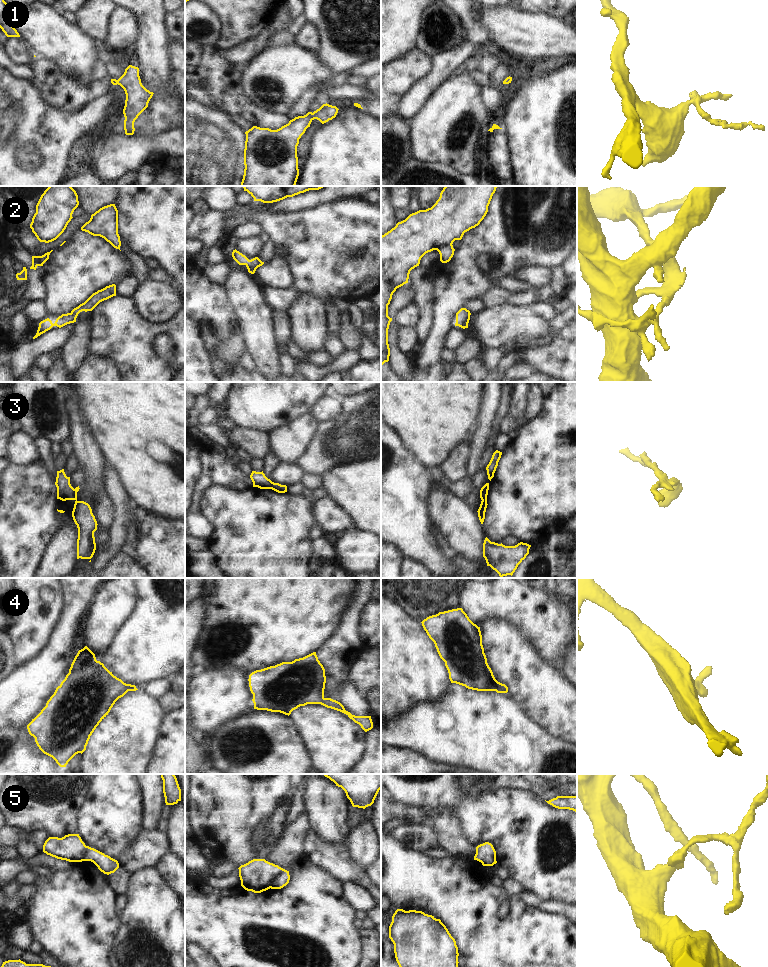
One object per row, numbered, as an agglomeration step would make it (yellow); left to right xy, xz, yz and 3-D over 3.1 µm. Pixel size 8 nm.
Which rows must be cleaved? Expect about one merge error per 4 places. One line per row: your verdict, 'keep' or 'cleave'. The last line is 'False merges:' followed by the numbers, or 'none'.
1: keep
2: keep
3: cleave
4: keep
5: cleave
False merges: 3, 5

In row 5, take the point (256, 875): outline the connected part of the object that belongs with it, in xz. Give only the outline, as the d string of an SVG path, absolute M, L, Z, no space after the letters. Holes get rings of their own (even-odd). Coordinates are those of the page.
M253 859L238 869L241 886L254 893L261 893L270 889L272 880L283 870L283 868L265 859Z

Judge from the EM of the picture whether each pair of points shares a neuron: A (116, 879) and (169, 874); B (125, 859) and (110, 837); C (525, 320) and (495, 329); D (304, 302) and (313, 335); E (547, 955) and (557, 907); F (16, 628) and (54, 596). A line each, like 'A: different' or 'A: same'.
A: different
B: different
C: same
D: same
E: different
F: same

